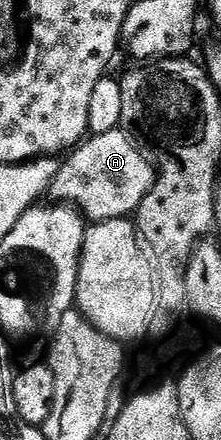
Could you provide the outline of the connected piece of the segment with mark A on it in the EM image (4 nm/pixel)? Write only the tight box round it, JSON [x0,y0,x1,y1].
[50,128,157,221]

